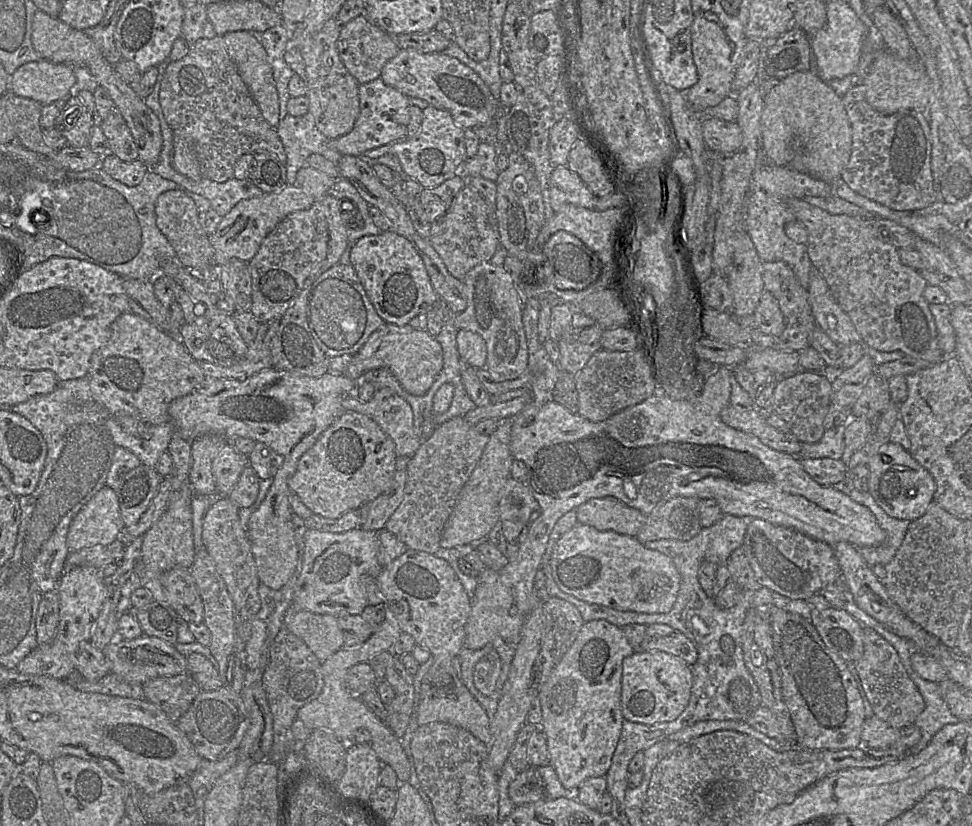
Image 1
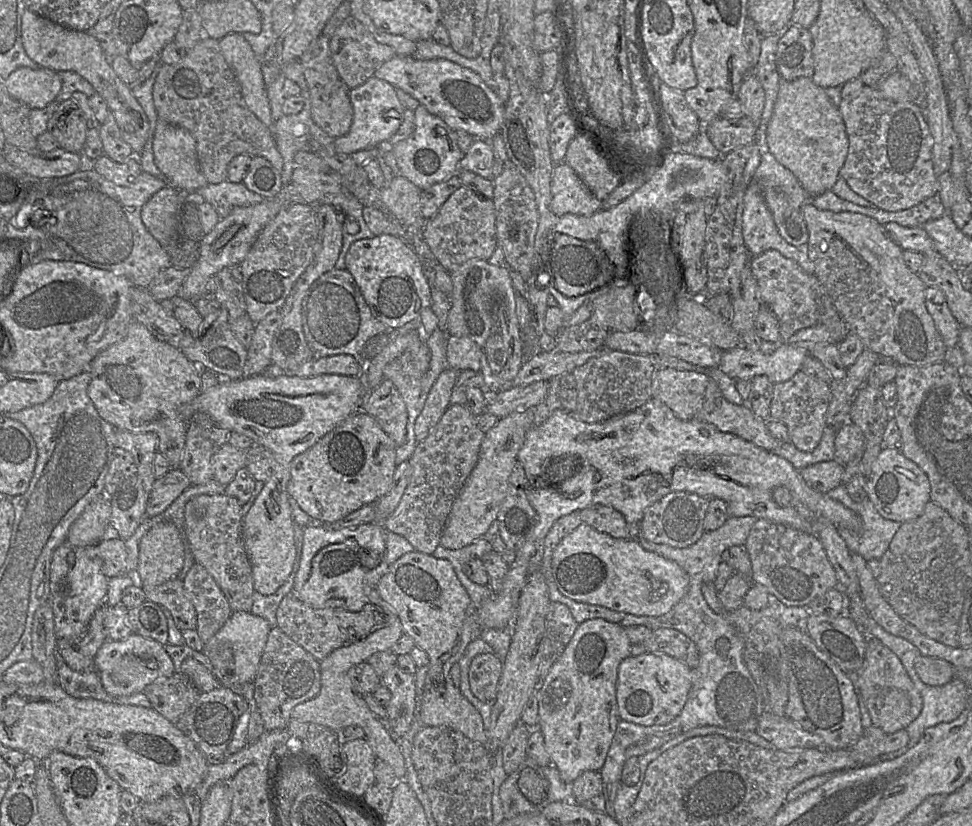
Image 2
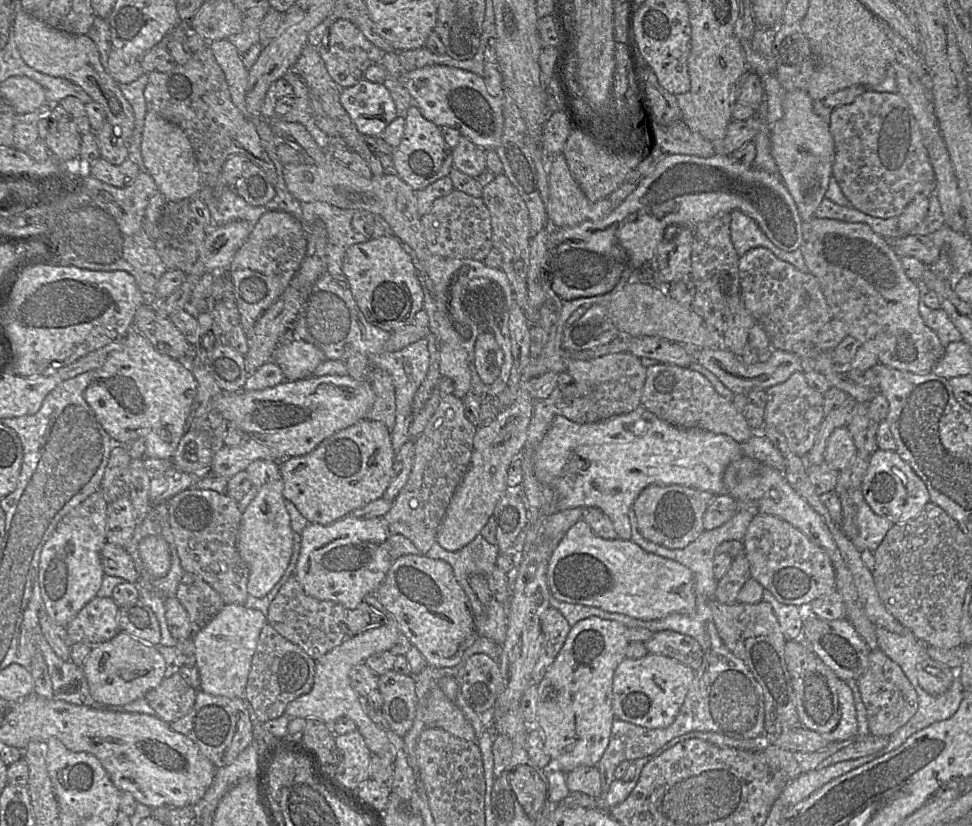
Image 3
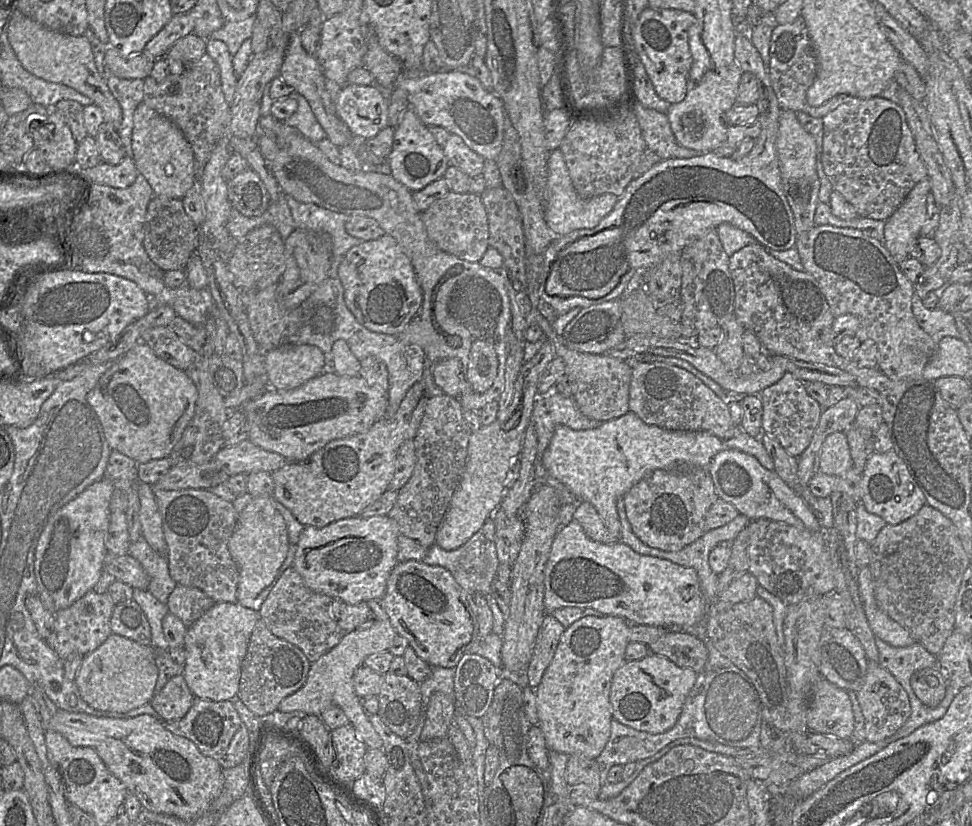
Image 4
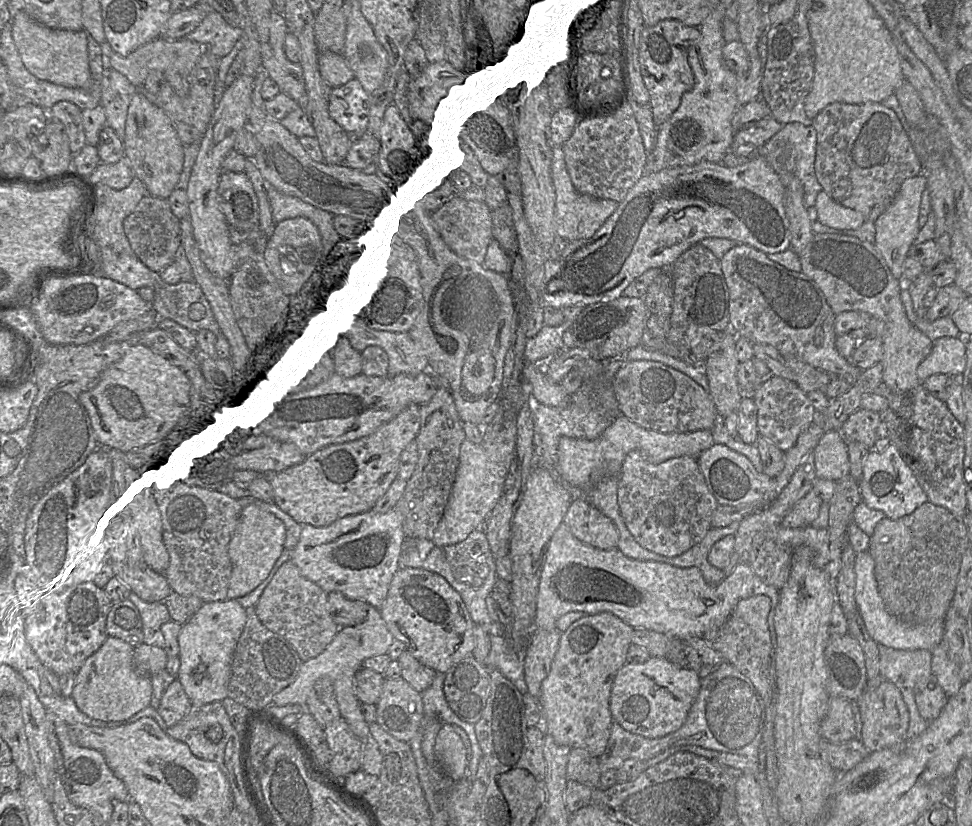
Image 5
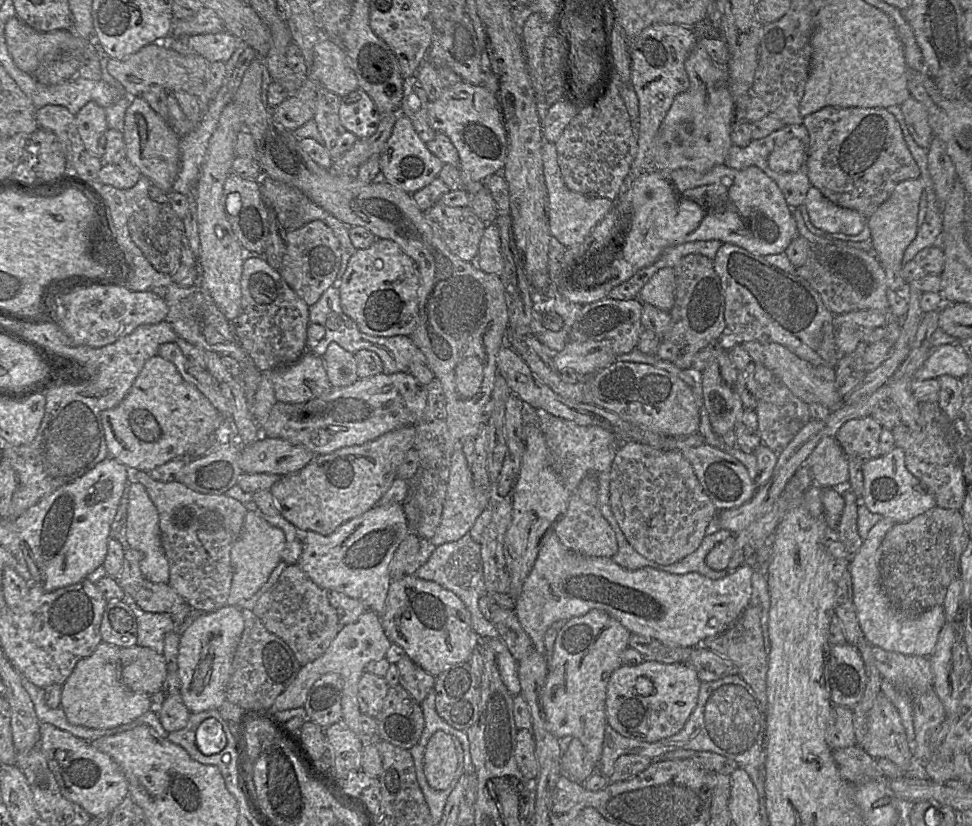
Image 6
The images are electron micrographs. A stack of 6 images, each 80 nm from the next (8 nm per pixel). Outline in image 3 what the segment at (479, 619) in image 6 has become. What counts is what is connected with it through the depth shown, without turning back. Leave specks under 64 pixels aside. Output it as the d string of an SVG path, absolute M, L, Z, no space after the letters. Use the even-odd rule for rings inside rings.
M480 534L471 543L456 552L446 551L435 543L426 556L450 564L455 578L468 596L476 616L481 615L483 605L469 584L469 576L472 574L489 575L497 567L498 547L488 543Z

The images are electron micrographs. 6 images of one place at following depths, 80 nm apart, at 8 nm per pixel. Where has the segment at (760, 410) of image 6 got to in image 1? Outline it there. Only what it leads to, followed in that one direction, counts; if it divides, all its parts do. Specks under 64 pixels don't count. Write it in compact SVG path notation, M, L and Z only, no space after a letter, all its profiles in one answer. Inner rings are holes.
M802 371L779 380L774 389L770 411L787 423L789 432L801 444L816 443L824 433L823 421L830 407L832 381L822 375Z

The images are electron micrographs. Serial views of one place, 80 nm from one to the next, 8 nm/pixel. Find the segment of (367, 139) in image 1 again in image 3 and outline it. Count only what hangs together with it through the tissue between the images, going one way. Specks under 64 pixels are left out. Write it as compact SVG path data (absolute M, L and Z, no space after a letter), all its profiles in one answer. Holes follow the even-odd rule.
M365 79L341 89L340 103L357 131L366 136L379 137L400 116L386 86Z

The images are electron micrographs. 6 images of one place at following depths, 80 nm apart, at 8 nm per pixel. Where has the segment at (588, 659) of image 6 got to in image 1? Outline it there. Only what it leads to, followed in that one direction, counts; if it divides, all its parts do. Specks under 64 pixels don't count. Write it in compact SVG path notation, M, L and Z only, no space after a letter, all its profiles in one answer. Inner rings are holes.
M606 620L584 622L574 642L542 684L539 729L546 735L550 765L570 791L591 777L605 777L625 721L621 709L622 663L633 653L622 629Z

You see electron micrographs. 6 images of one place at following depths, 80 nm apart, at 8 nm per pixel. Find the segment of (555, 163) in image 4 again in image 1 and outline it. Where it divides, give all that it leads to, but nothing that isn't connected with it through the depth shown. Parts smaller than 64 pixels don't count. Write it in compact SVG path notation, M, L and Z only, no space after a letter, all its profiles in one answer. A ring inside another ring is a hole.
M566 166L554 168L548 183L548 202L554 213L569 204L595 209L597 199L575 172Z

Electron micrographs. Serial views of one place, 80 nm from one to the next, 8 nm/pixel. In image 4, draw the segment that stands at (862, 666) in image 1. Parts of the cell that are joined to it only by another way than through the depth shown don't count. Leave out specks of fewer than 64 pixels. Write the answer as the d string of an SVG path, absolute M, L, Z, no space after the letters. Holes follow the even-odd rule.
M868 663L864 683L857 691L857 701L864 716L867 742L879 742L891 737L906 723L911 714L907 692L879 663Z

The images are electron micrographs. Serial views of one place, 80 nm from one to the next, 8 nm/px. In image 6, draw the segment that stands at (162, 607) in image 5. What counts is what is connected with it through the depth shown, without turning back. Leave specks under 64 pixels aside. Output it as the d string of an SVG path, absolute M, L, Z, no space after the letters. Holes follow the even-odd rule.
M129 600L136 617L137 645L163 653L165 635L176 630L176 622L169 613L152 613L142 610L137 603Z

